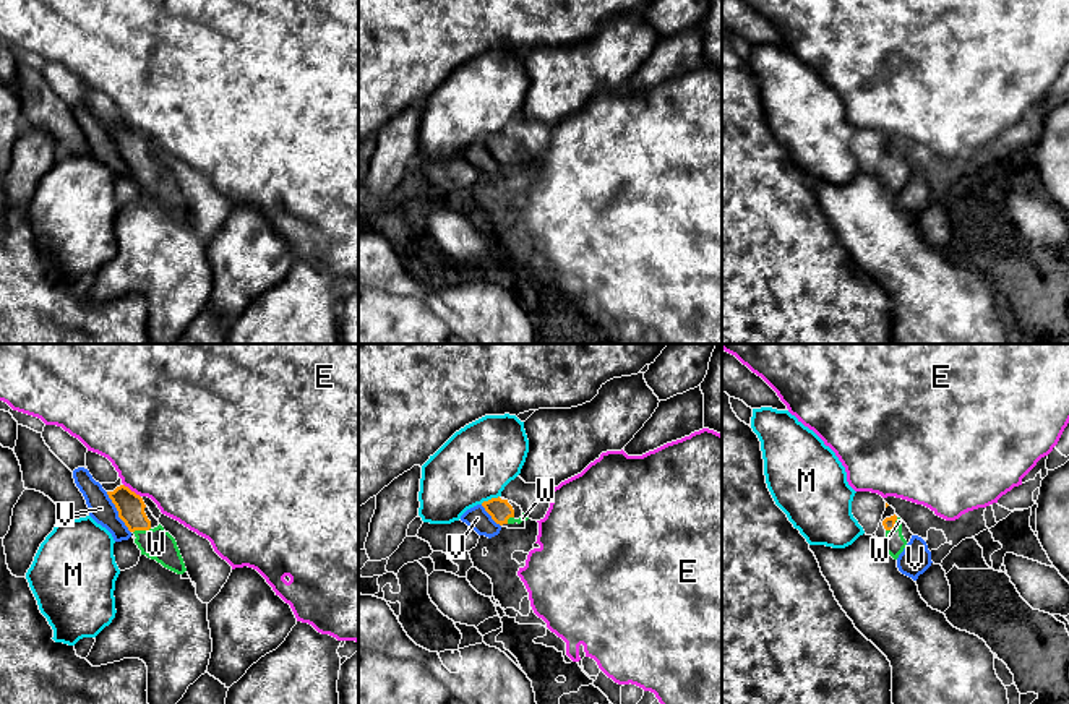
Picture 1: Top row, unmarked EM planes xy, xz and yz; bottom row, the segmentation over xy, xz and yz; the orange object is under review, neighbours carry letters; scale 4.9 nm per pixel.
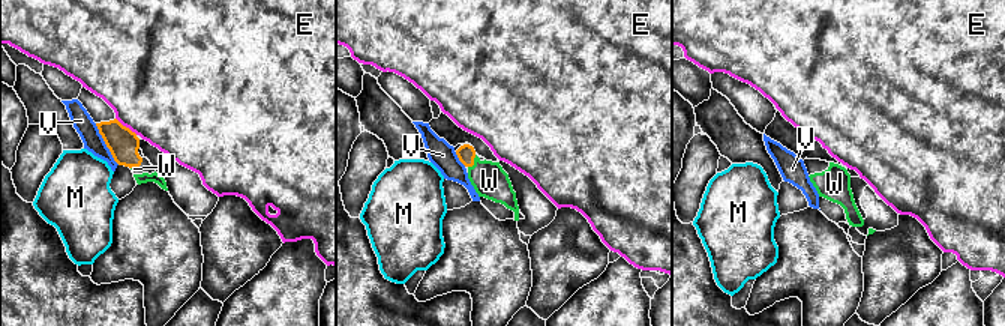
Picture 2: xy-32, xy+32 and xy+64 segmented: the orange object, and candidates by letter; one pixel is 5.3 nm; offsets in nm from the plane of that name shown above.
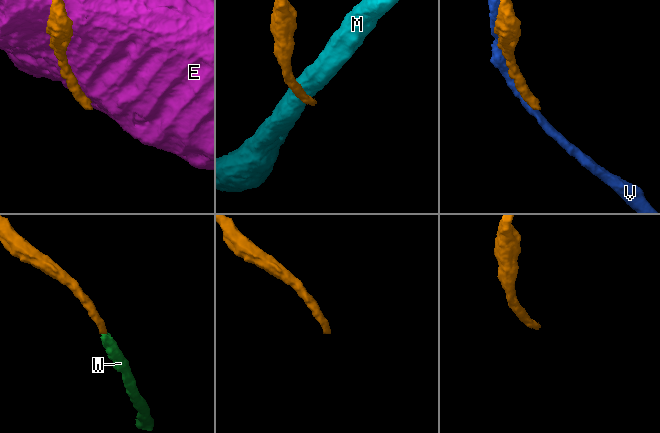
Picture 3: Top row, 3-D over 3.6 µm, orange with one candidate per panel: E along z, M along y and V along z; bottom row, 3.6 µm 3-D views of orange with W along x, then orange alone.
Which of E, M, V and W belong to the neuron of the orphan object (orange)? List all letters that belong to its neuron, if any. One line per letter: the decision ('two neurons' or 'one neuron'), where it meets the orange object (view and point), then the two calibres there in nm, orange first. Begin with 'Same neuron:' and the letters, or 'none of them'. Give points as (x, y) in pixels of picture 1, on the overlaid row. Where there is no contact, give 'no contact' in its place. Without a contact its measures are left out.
Same neuron: W
E: two neurons | xy (130, 490) | 140/480 nm
M: two neurons | xz (489, 500) | 110/360 nm
V: two neurons | xy (119, 513) | 140/130 nm
W: one neuron | yz (894, 528) | 60/110 nm

